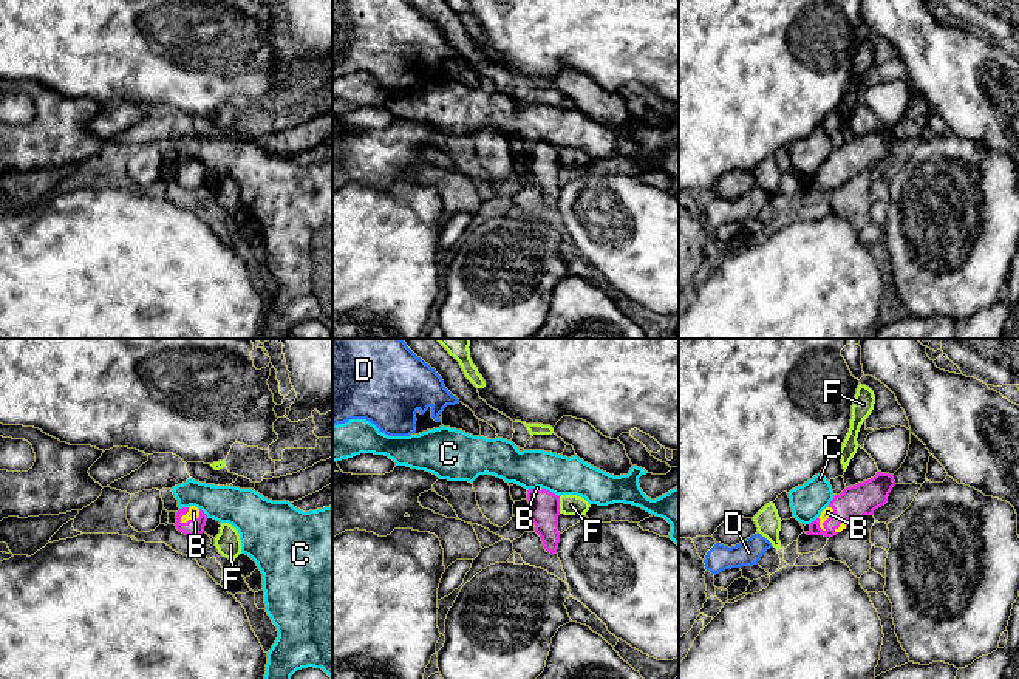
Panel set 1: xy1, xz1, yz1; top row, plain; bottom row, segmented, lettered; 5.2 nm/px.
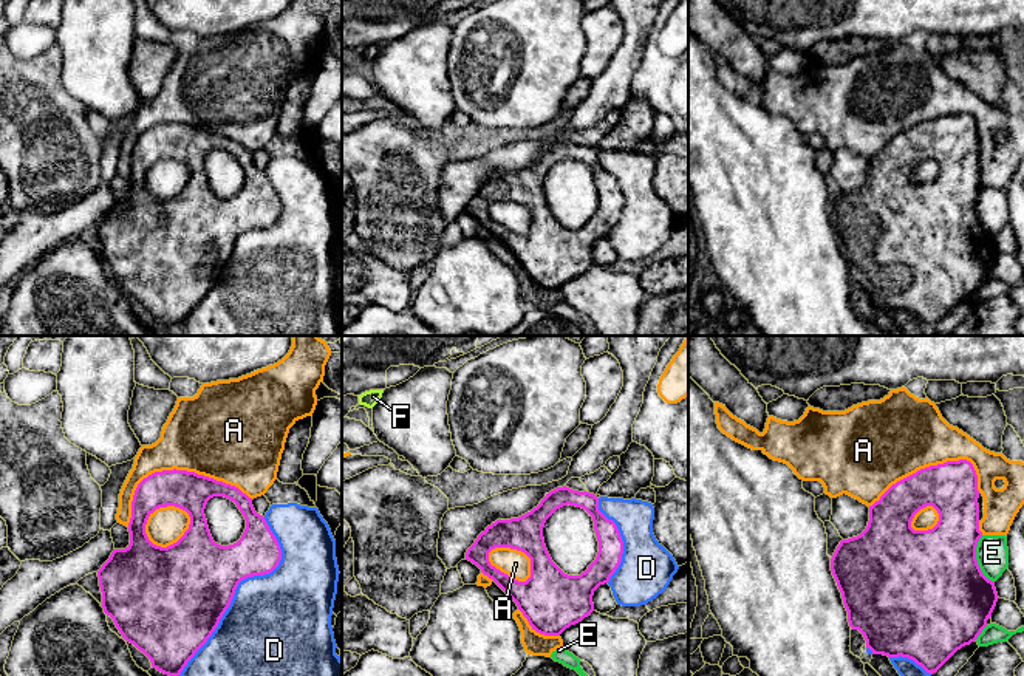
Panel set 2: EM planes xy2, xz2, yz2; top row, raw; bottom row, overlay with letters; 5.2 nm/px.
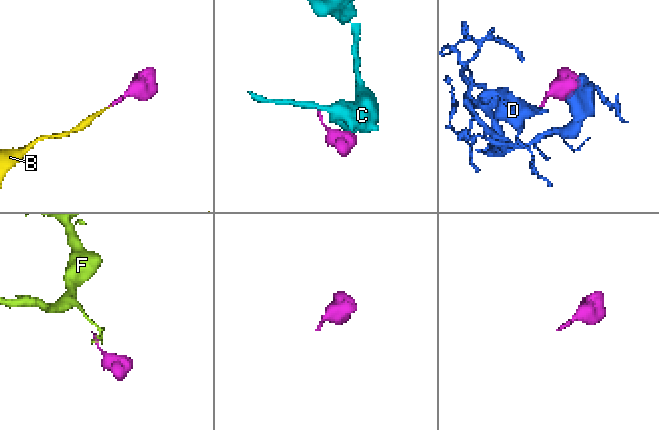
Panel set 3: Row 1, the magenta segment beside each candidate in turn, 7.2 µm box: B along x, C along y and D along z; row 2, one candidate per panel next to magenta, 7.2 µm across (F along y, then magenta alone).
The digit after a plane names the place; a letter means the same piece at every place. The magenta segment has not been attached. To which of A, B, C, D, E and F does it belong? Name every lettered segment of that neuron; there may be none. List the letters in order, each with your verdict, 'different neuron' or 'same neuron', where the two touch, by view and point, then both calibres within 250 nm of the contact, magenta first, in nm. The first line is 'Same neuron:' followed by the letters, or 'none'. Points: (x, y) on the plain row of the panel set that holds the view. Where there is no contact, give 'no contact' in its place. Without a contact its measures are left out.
Same neuron: B
A: different neuron; meets magenta in xy2 at (174, 122); 200 nm thick on the magenta side, 420 nm on the other
B: same neuron; meets magenta in xy1 at (192, 172); 90 nm thick on the magenta side, 60 nm on the other
C: different neuron; meets magenta in xz1 at (551, 146); 160 nm thick on the magenta side, 200 nm on the other
D: different neuron; meets magenta in xy2 at (237, 238); 460 nm thick on the magenta side, 460 nm on the other
E: different neuron; meets magenta in yz2 at (976, 214); 500 nm thick on the magenta side, 170 nm on the other
F: different neuron; meets magenta in xz1 at (558, 158); 160 nm thick on the magenta side, 110 nm on the other

